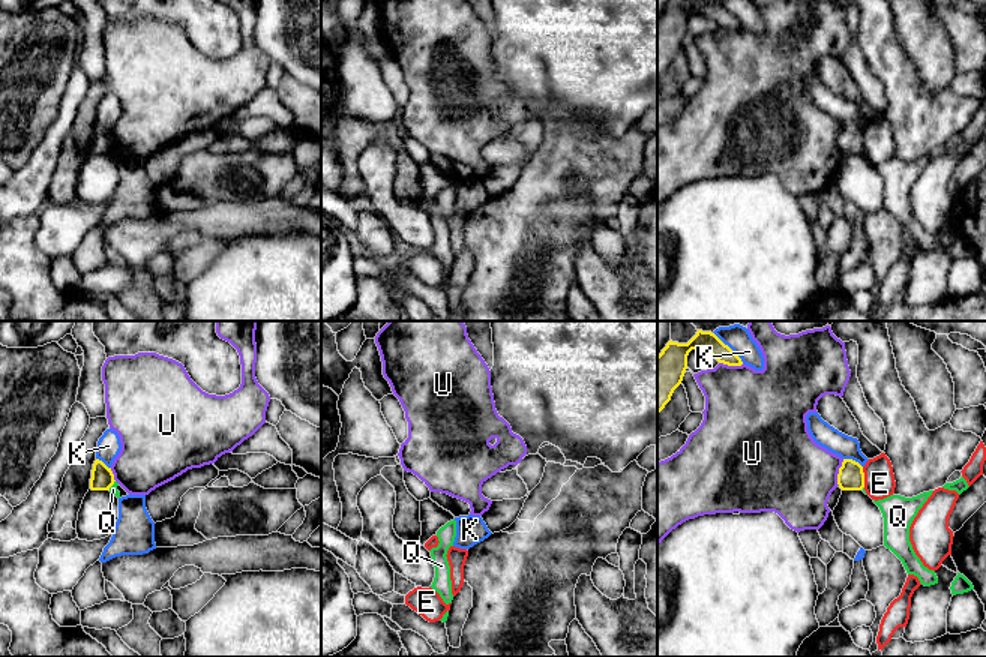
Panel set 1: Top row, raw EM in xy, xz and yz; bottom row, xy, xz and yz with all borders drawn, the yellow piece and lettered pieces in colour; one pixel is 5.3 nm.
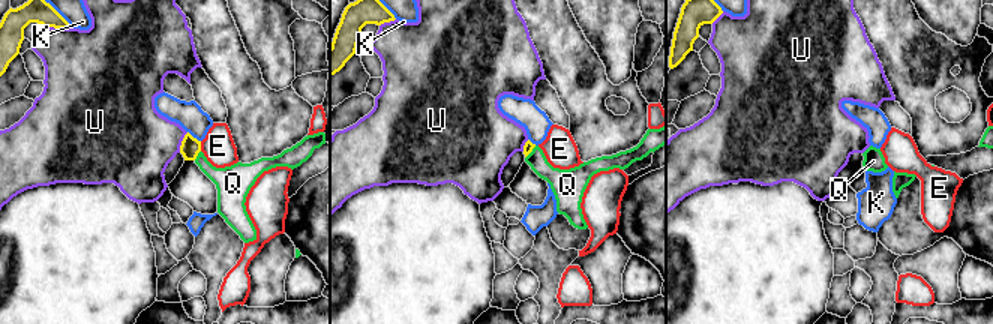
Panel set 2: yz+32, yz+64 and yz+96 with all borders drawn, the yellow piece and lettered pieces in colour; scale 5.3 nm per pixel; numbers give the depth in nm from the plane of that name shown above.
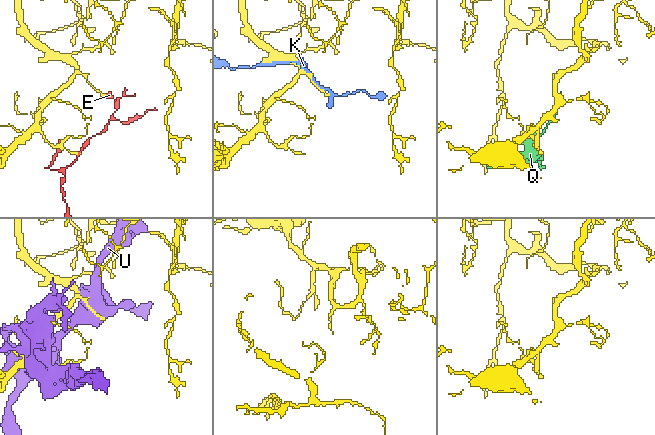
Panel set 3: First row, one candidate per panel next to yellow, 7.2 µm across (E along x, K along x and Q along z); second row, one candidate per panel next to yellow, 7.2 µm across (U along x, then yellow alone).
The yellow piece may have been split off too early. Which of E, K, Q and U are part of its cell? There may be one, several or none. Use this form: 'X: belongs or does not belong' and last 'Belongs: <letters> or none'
E: does not belong
K: does not belong
Q: does not belong
U: does not belong
Belongs: none

